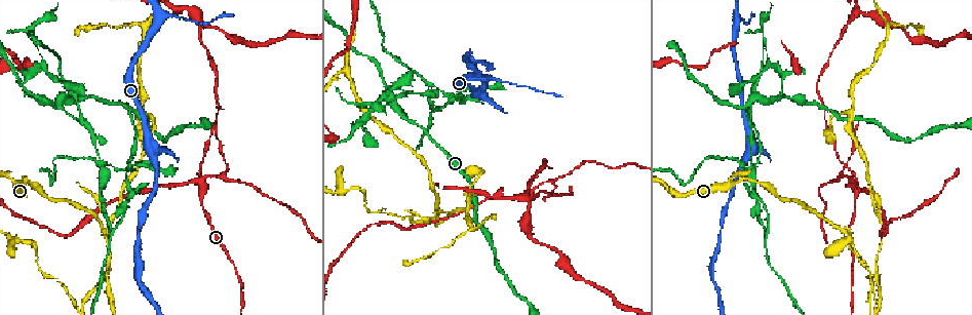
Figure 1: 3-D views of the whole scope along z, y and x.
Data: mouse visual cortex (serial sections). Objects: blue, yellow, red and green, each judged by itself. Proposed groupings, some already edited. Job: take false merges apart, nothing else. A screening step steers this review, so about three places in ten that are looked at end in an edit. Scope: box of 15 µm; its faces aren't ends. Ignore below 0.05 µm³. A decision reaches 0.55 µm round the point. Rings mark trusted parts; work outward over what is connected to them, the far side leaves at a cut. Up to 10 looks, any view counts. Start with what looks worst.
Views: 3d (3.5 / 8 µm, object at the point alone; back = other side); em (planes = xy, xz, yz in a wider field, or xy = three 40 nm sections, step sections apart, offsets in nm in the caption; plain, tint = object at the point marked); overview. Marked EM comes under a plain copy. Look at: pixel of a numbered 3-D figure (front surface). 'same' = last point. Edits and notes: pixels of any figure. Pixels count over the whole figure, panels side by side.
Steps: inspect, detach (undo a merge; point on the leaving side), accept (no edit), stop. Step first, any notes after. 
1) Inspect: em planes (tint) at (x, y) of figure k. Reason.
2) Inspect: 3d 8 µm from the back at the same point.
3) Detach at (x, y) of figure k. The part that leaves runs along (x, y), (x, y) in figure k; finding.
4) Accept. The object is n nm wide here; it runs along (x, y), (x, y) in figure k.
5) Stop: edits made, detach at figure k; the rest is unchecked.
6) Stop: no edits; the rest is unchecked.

Inspect: 3d 8 µm at (534, 196) of figure 1. Looks like a crossing.

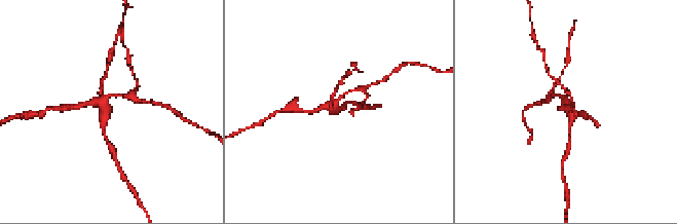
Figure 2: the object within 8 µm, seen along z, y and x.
Inspect: em xy step 2 (tint) at (101, 103) of figure 2. 4 arms meet here; the arms are 150, 150, 150, 150 nm wide; shape alone is not enough.

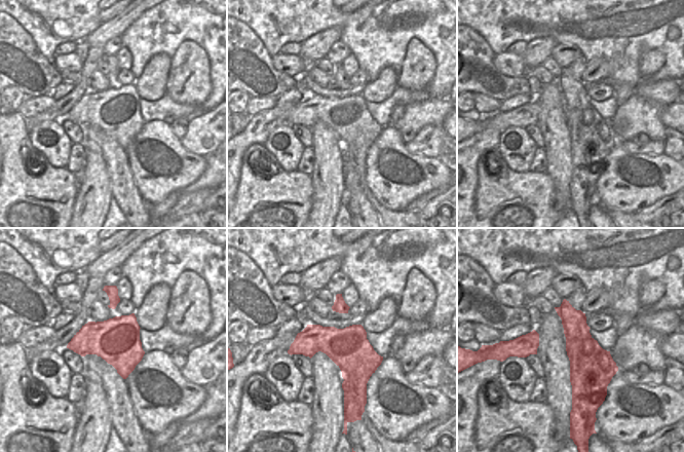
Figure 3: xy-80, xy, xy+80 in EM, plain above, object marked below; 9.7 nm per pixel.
Detach at (82, 105) of figure 2. Two cells meet here.

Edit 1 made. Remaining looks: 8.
Inspect: 3d 3.5 µm from the back at (853, 15) of figure 1. A narrow waist.

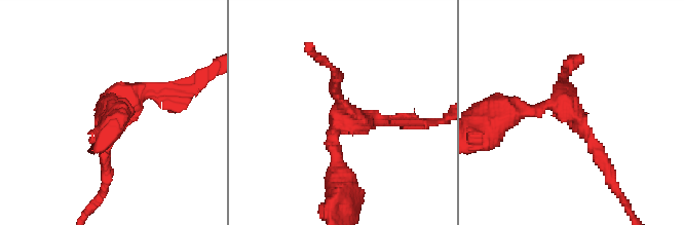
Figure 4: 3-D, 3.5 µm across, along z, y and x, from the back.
Inspect: em planes (tint) at (568, 108) of figure 4. Now the EM.

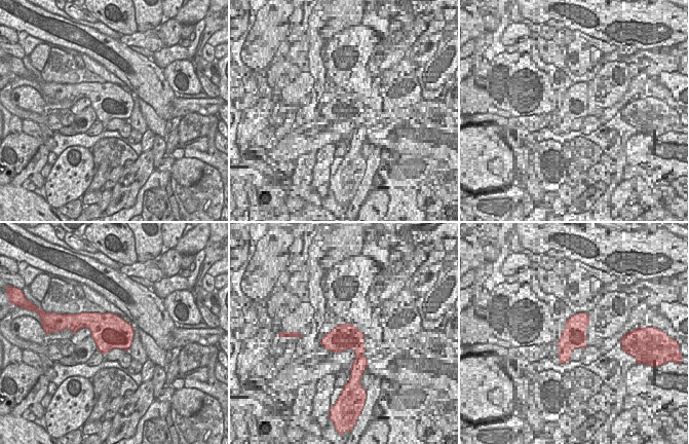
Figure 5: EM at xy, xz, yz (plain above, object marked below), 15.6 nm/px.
Accept. 3 arms meet here; the arms are 150, 200, 200 nm wide; it runs along (604, 165), (564, 106), (503, 115) in figure 4; all the same cell.

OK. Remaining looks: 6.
Inspect: 3d 3.5 µm at (348, 69) of figure 1. Side arm on a straight run.

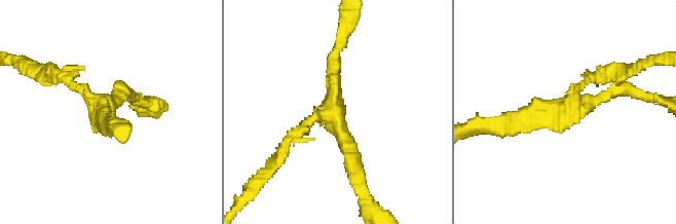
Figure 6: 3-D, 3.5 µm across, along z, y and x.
Inspect: em planes (tint) at (334, 115) of figure 6. Shape alone is not enough.

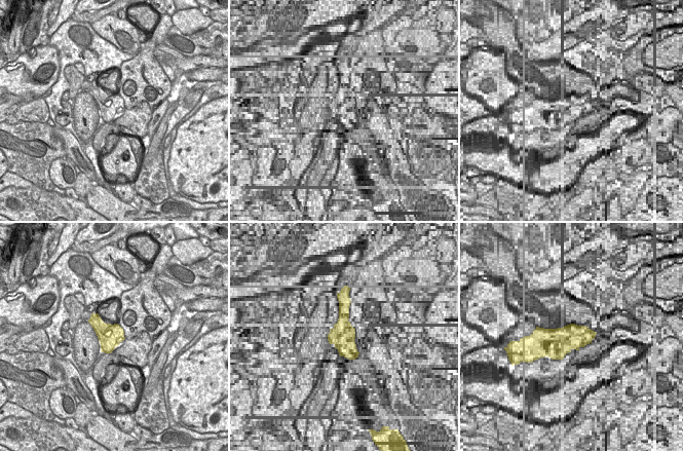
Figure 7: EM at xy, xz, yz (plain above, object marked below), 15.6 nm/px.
Accept. The arms are 150, 200, 250 nm wide; it runs along (505, 122), (629, 90) in figure 6; one cell here.

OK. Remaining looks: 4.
Inspect: 3d 3.5 µm at (108, 276) of figure 1. Four or more arms meet.

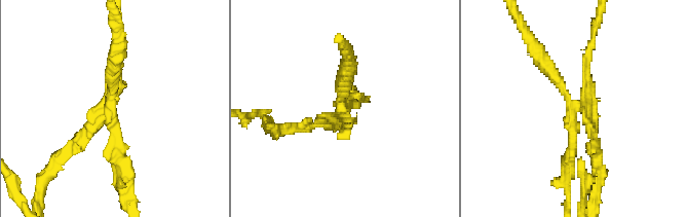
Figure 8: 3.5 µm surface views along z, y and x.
Inspect: em xy step 3 (tint) at (339, 108) of figure 8. 4 arms meet here; the arms are 150, 150, 150, 250 nm wide; need the tissue.

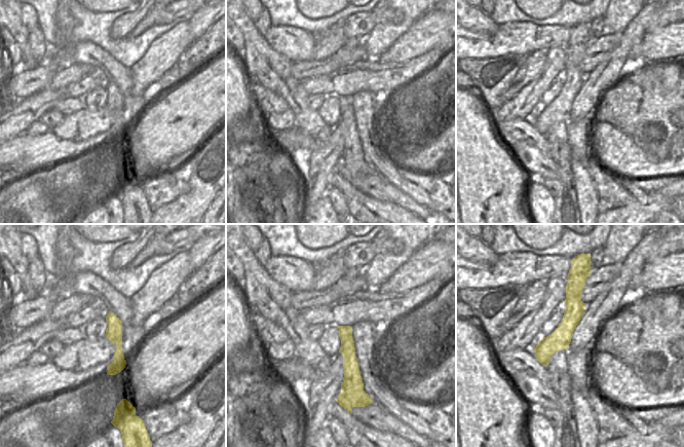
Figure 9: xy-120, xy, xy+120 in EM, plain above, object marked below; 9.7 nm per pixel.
Inspect: em xy step 1 (tint) at the same point.

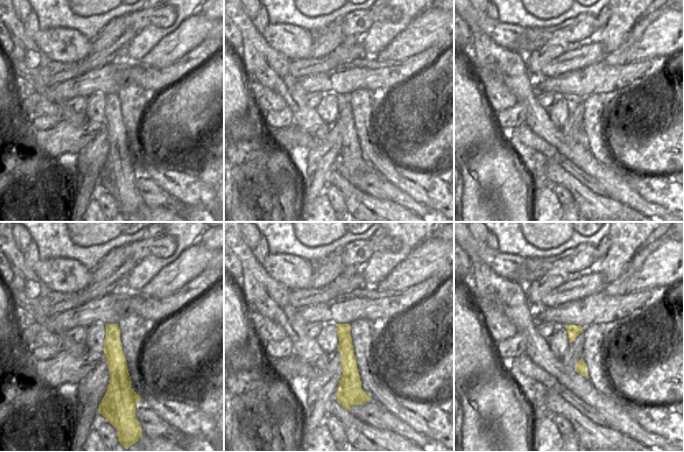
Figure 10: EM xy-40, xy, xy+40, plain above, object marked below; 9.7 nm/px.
Detach at (585, 63) of figure 8. The part that leaves runs along (578, 102), (586, 88), (597, 20) in figure 8; two cells meet here.

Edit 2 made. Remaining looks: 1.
Stop: edits made, detach at figure 2, detach at figure 8; the rest is unchecked.

